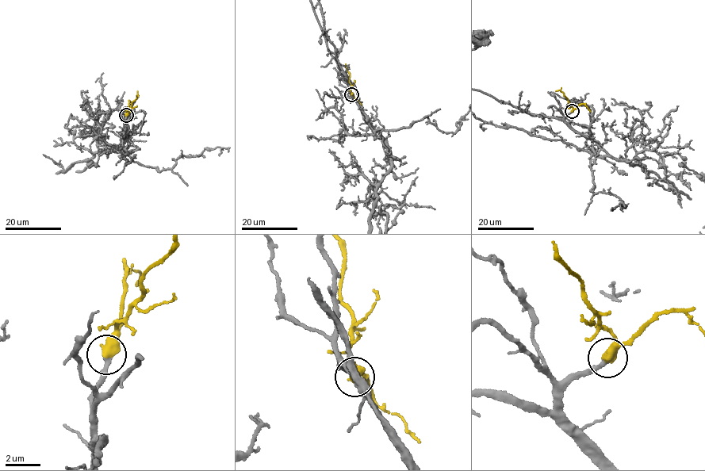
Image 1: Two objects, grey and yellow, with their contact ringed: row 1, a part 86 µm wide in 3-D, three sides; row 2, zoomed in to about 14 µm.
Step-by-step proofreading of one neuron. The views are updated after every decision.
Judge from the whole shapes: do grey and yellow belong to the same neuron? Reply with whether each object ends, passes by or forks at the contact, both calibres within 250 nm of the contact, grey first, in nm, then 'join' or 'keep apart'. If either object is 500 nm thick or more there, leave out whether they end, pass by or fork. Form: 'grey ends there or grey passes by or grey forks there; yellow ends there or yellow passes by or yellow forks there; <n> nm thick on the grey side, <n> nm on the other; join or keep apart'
280 nm thick on the grey side, 650 nm on the other; join

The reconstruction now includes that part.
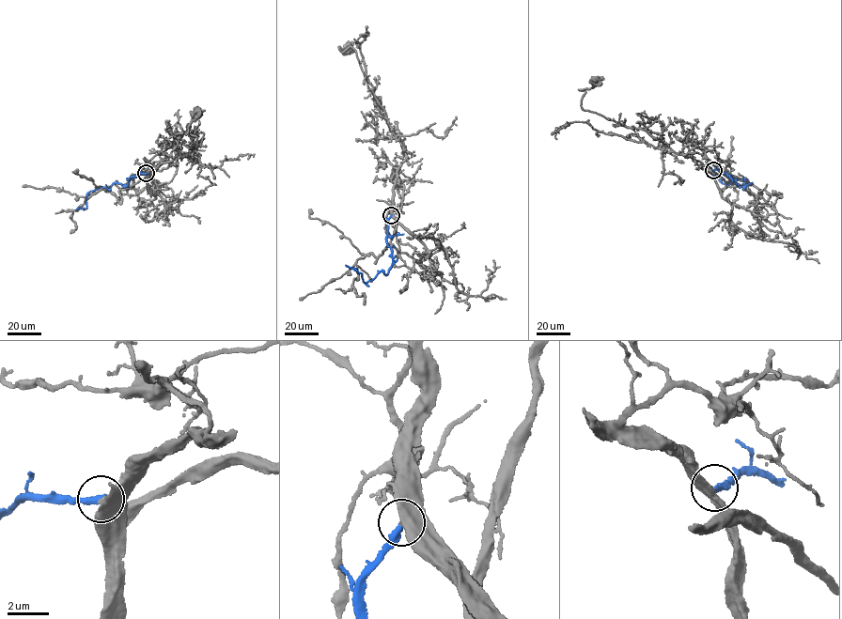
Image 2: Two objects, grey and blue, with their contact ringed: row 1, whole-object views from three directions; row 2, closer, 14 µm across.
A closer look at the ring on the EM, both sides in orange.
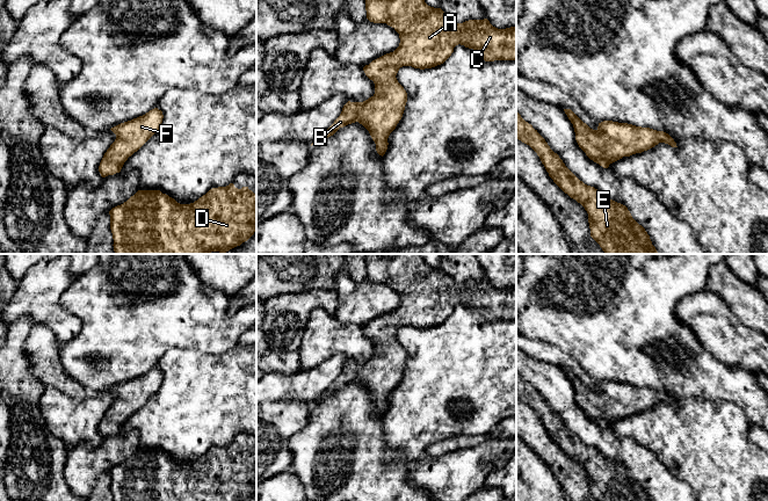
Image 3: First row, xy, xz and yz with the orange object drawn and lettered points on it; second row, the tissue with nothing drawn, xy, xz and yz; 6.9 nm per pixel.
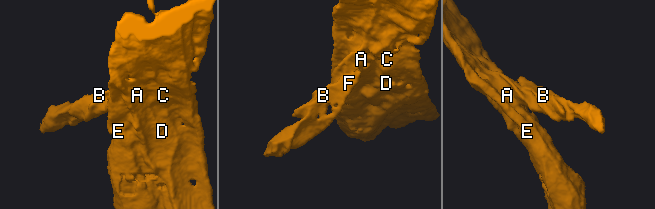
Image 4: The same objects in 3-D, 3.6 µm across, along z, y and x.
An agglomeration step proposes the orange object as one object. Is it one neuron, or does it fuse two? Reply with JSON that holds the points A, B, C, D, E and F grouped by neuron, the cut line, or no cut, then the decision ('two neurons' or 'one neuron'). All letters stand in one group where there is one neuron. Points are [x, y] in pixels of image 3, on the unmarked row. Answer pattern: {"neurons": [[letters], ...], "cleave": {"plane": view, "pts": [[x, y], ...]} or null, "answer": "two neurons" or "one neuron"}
{"neurons": [["A", "B", "C", "D", "E", "F"]], "cleave": null, "answer": "one neuron"}

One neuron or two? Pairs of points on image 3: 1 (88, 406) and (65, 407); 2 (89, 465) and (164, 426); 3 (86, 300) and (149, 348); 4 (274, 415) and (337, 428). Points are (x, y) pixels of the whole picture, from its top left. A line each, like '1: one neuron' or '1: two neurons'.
1: one neuron
2: two neurons
3: one neuron
4: two neurons

